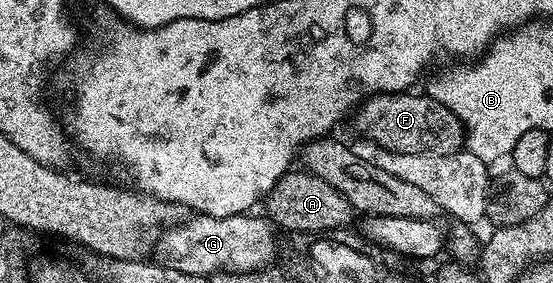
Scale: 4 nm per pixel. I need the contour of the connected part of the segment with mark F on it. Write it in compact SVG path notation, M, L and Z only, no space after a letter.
M402 92L400 94L370 94L364 102L352 111L351 122L360 137L374 142L379 148L387 148L400 154L456 154L465 145L465 129L457 121L451 108L439 104L439 100L430 98L428 93Z

